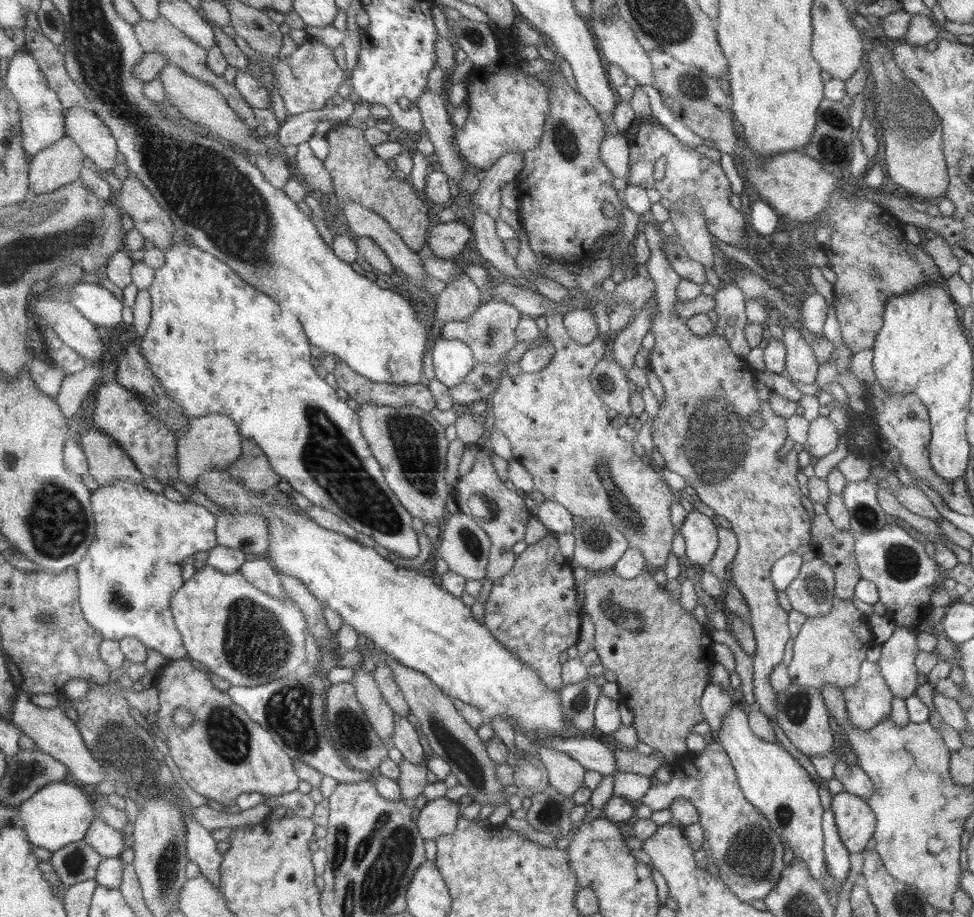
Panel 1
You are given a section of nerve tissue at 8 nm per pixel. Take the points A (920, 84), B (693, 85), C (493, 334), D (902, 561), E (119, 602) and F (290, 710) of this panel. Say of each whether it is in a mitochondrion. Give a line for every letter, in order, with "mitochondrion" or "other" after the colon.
A: mitochondrion
B: mitochondrion
C: mitochondrion
D: mitochondrion
E: mitochondrion
F: mitochondrion

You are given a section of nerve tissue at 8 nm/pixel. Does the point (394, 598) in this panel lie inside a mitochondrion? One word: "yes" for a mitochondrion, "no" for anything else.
no

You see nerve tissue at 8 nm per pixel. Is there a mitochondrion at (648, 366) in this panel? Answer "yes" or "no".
no

